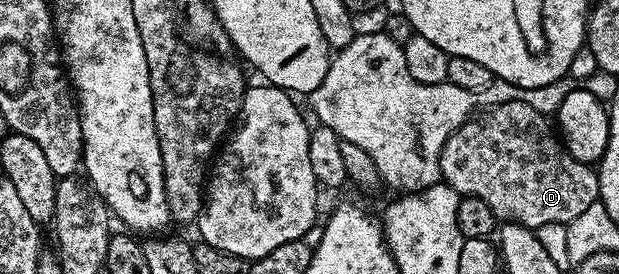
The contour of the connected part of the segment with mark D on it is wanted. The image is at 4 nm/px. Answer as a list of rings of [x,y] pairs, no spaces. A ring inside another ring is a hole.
[[[526,101],[503,102],[492,105],[488,110],[478,111],[459,126],[442,146],[439,158],[441,180],[462,196],[474,196],[487,202],[498,221],[522,224],[534,230],[545,223],[569,224],[579,218],[587,206],[598,203],[601,194],[599,178],[590,165],[571,156],[554,125],[548,122],[545,114],[532,109]]]

